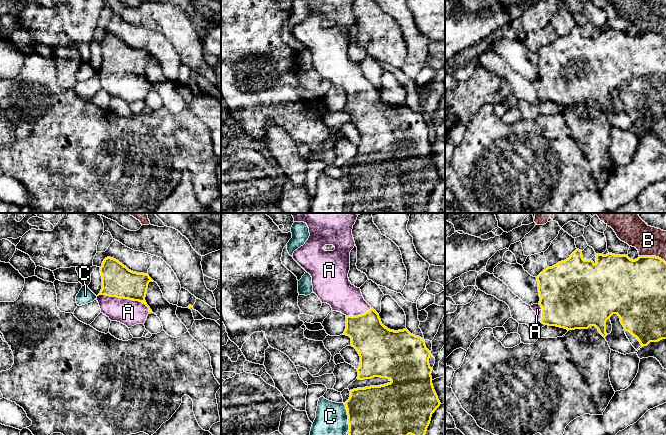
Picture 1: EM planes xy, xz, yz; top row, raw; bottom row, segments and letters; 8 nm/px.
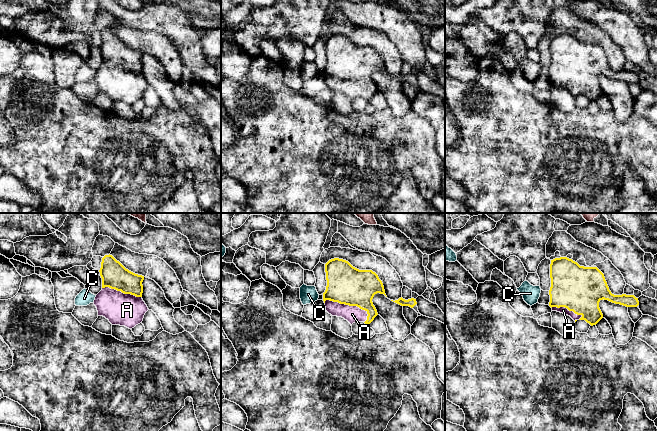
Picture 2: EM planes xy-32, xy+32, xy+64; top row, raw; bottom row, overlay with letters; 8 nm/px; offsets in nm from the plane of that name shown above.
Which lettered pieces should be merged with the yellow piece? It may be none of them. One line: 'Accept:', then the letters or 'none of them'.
Accept: A

